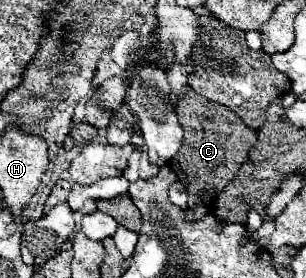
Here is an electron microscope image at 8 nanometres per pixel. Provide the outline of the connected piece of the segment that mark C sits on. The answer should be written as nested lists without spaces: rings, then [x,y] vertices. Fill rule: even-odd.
[[[186,87],[186,93],[178,99],[176,113],[184,129],[184,139],[178,155],[168,165],[178,175],[178,181],[186,187],[188,203],[200,203],[198,197],[204,191],[220,193],[222,187],[234,179],[238,167],[246,161],[250,147],[256,143],[256,131],[248,129],[232,109],[208,101],[190,87]]]

